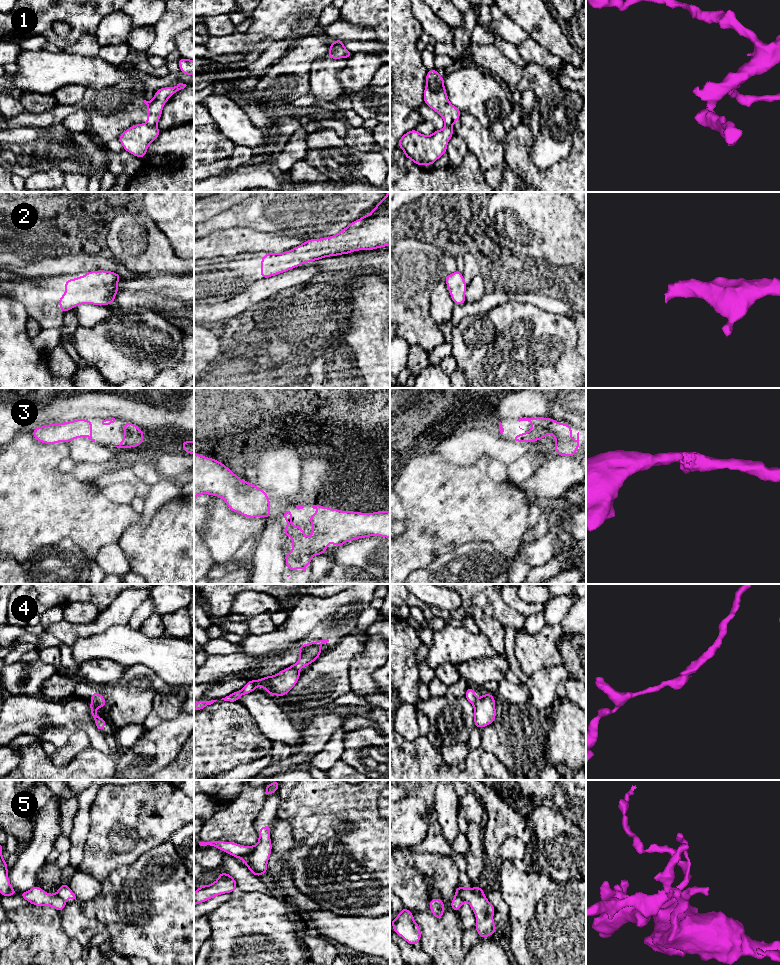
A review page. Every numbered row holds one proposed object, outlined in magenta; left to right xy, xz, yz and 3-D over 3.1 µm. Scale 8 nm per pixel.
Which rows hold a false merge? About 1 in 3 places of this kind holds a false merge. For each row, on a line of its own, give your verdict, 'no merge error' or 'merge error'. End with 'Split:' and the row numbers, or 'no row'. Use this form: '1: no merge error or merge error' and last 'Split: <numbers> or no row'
1: merge error
2: no merge error
3: no merge error
4: merge error
5: merge error
Split: 1, 4, 5

